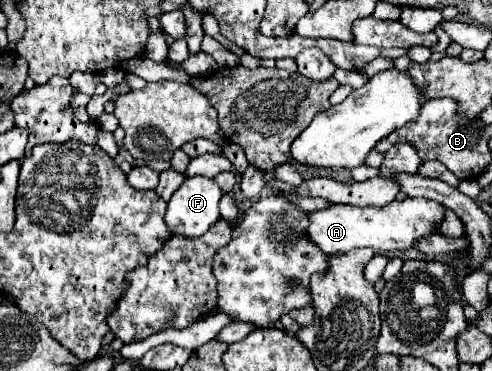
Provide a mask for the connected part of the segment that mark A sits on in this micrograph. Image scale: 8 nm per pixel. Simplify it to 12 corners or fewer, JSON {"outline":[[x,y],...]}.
{"outline":[[430,199],[310,213],[328,255],[404,251],[434,233],[446,207]]}

